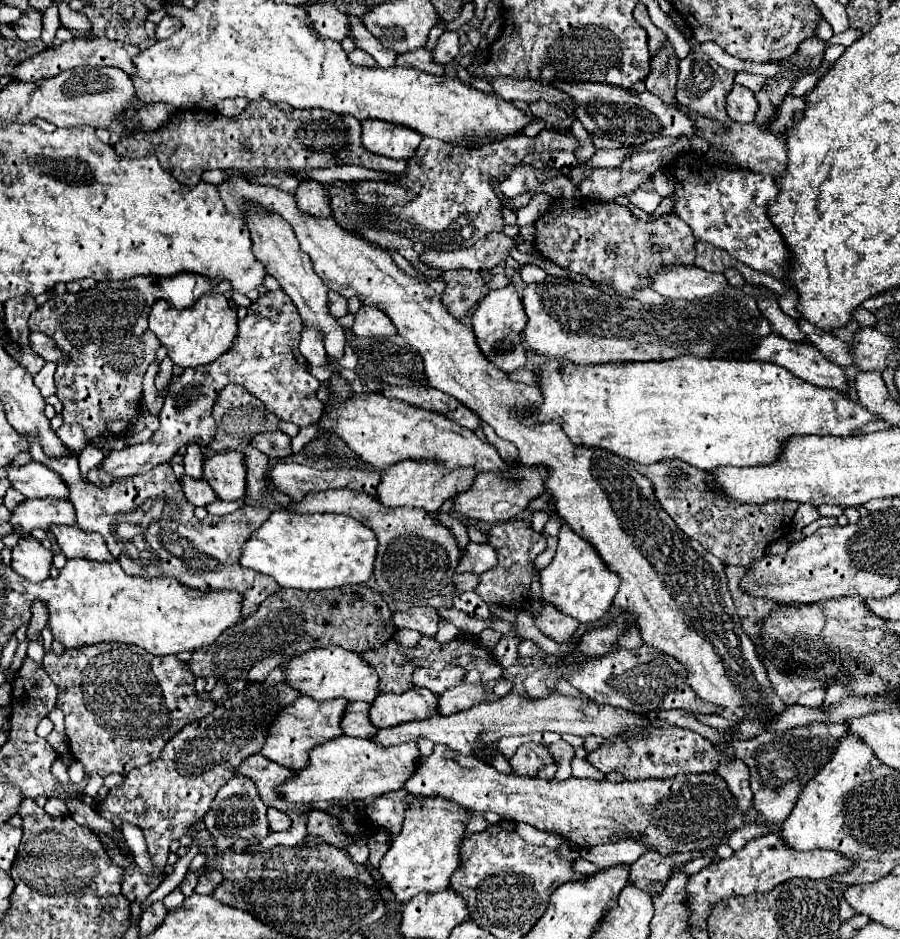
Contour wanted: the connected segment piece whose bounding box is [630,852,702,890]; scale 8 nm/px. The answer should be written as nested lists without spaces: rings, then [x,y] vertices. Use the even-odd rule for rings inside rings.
[[[646,852],[630,864],[630,872],[634,874],[634,886],[640,890],[650,890],[650,886],[654,886],[656,882],[666,884],[672,868],[686,864],[696,856],[702,856],[701,852],[676,853],[676,856],[658,856],[656,852]]]

